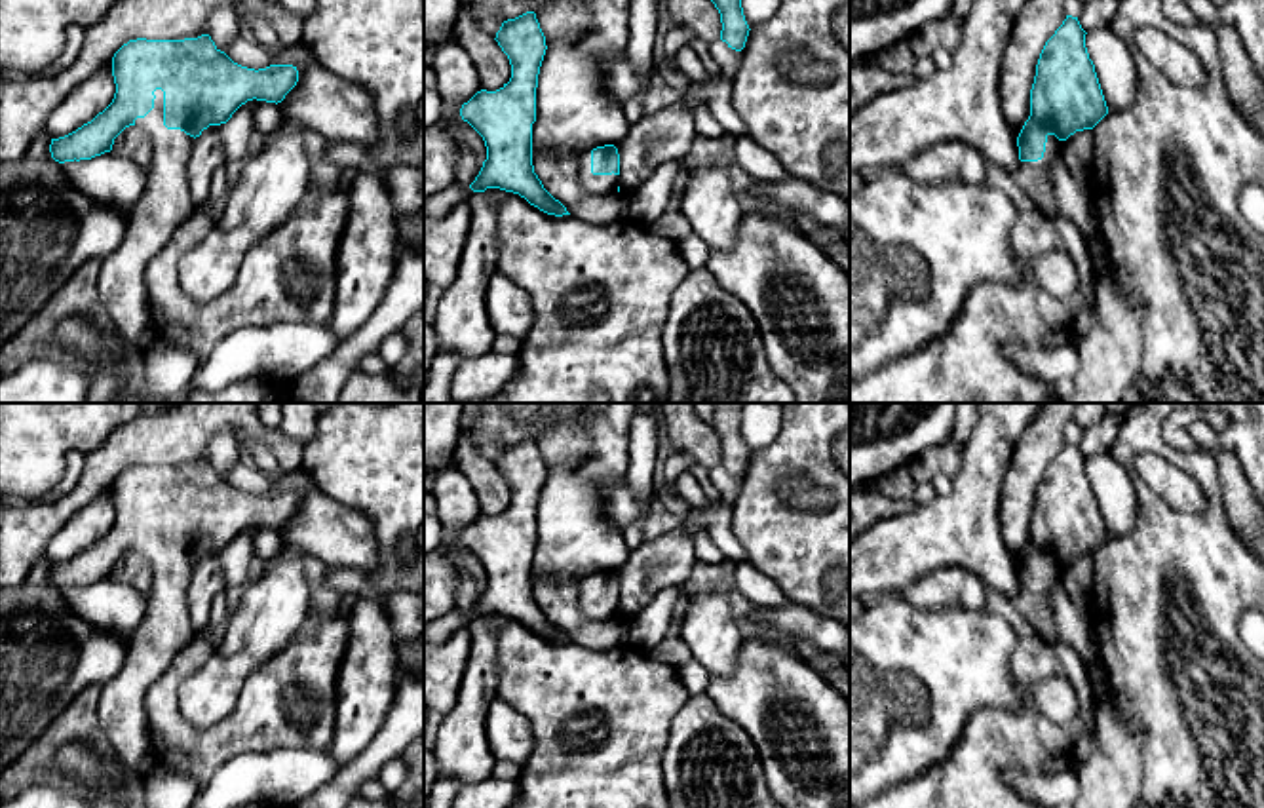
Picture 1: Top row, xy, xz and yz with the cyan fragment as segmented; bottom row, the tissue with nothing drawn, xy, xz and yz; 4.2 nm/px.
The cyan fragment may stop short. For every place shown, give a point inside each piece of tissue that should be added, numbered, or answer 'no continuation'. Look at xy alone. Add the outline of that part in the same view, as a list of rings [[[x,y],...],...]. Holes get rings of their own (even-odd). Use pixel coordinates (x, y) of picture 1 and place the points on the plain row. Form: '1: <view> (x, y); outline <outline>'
1: xy (166, 628); outline [[[163,517],[154,534],[135,546],[152,567],[152,591],[141,625],[127,637],[120,673],[99,686],[97,717],[112,753],[141,778],[152,770],[152,747],[144,698],[175,654],[196,635],[186,603],[194,563],[163,551]]]

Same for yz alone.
1: yz (1033, 603); outline [[[1047,561],[1044,584],[1038,587],[1019,587],[1013,599],[1017,612],[1036,629],[1036,633],[1049,644],[1061,641],[1049,603],[1049,591],[1063,580],[1064,567]]]

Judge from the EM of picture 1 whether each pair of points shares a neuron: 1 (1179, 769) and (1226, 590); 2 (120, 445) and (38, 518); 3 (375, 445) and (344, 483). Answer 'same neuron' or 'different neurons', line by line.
1: same neuron
2: same neuron
3: same neuron

